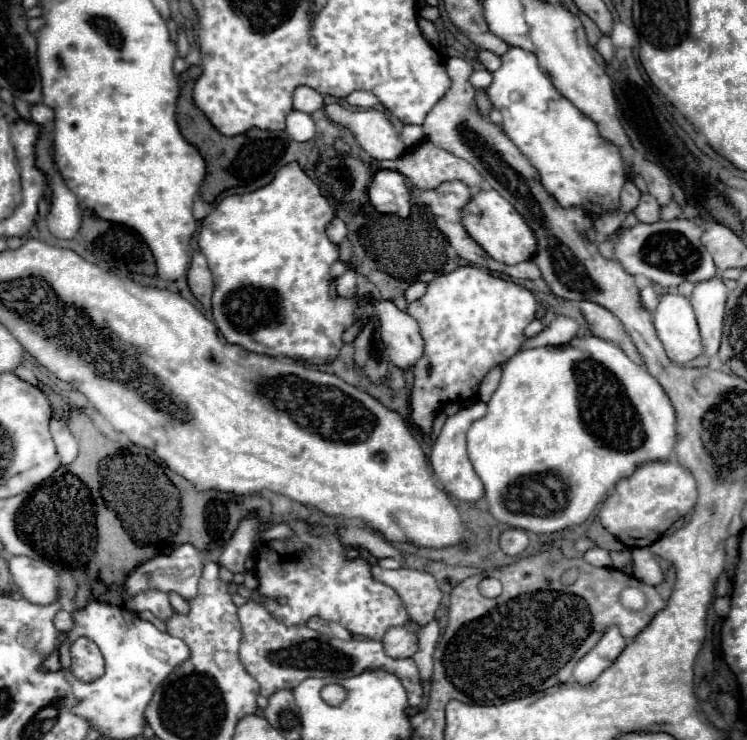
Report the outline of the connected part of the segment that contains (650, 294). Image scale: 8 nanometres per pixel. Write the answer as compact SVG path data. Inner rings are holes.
M653 286L641 288L639 296L641 296L641 306L643 306L647 312L653 312L653 310L657 308L657 304L659 304L659 294L653 290Z

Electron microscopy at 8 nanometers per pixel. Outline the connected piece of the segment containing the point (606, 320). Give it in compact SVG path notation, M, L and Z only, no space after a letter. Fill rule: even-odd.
M581 300L579 302L579 308L589 324L589 330L595 334L595 336L601 336L603 340L611 340L611 342L617 342L621 344L623 352L627 352L627 356L637 362L637 364L643 364L641 360L641 354L637 352L637 348L633 346L633 342L629 340L627 332L623 330L621 322L603 306L595 304L595 302L589 302L589 300Z

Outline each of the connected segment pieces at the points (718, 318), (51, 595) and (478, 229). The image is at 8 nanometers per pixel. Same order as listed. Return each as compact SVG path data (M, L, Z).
M715 276L713 280L695 284L695 290L691 296L691 304L695 310L697 322L699 322L701 340L703 340L707 358L717 356L717 352L719 352L727 294L729 292L727 292L721 276Z
M11 556L9 570L11 570L13 582L19 586L19 592L29 602L47 606L59 600L61 576L53 566L25 556Z
M479 190L471 196L469 204L461 212L461 222L467 234L485 250L487 256L505 264L519 264L531 260L537 252L537 240L525 218L505 200L497 190Z

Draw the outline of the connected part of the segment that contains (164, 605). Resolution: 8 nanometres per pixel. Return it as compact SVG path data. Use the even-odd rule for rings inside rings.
M145 592L145 596L135 596L133 600L127 600L125 606L133 612L149 610L163 622L167 622L173 616L173 608L171 608L165 592Z

